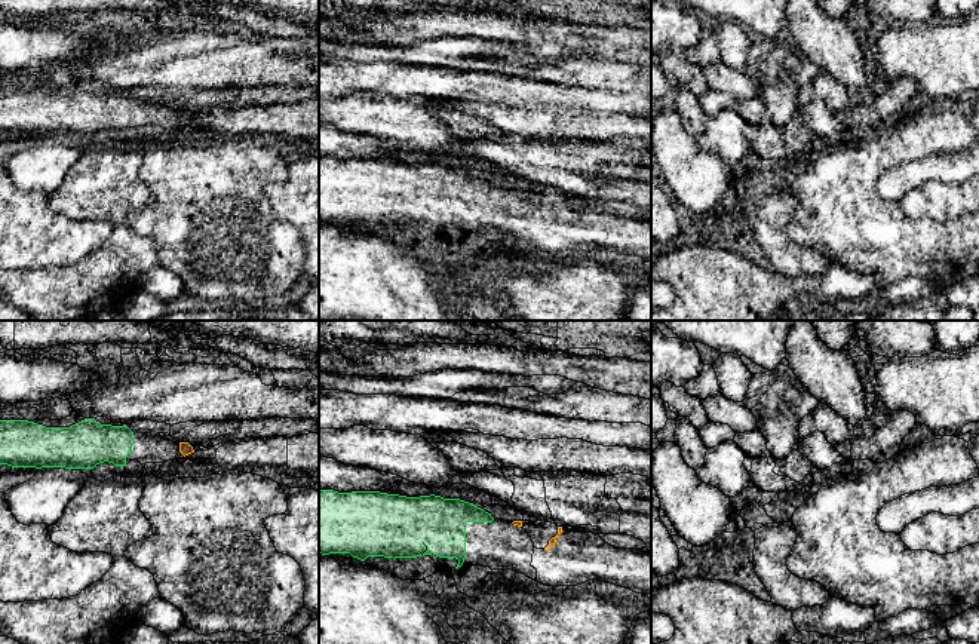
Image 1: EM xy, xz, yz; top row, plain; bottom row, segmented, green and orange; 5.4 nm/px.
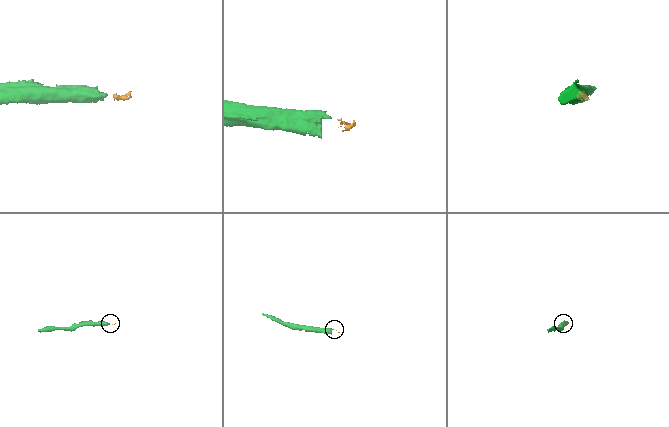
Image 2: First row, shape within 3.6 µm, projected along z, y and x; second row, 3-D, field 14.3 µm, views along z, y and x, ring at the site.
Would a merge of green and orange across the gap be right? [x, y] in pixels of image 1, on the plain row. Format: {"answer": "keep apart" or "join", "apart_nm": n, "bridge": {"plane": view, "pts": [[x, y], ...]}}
{"answer": "join", "apart_nm": 110, "bridge": {"plane": "xz", "pts": [[493, 187], [512, 190]]}}

